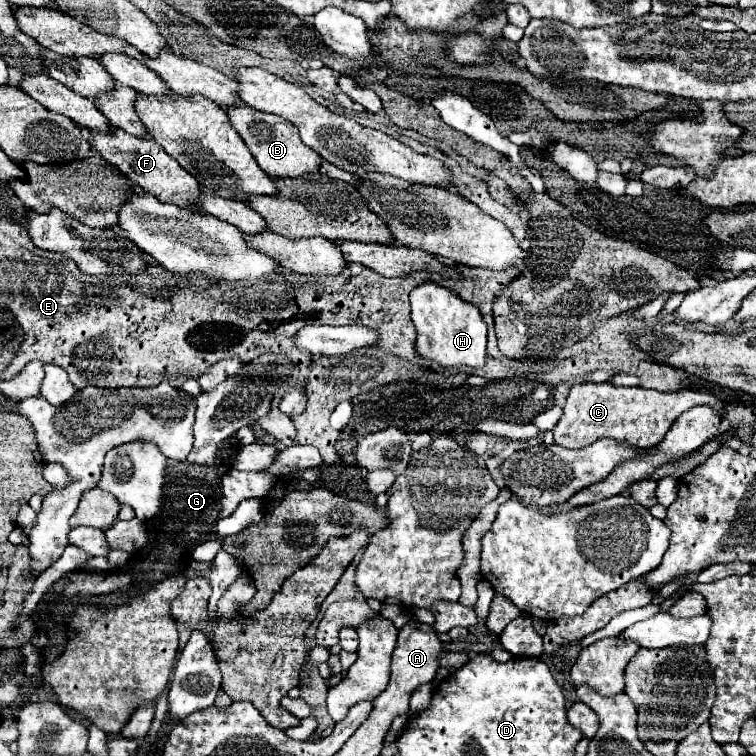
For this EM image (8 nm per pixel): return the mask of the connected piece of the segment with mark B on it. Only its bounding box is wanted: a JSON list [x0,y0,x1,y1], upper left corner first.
[225,102,321,178]

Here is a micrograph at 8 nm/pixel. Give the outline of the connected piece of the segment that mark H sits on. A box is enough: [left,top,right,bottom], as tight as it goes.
[409,282,487,368]

